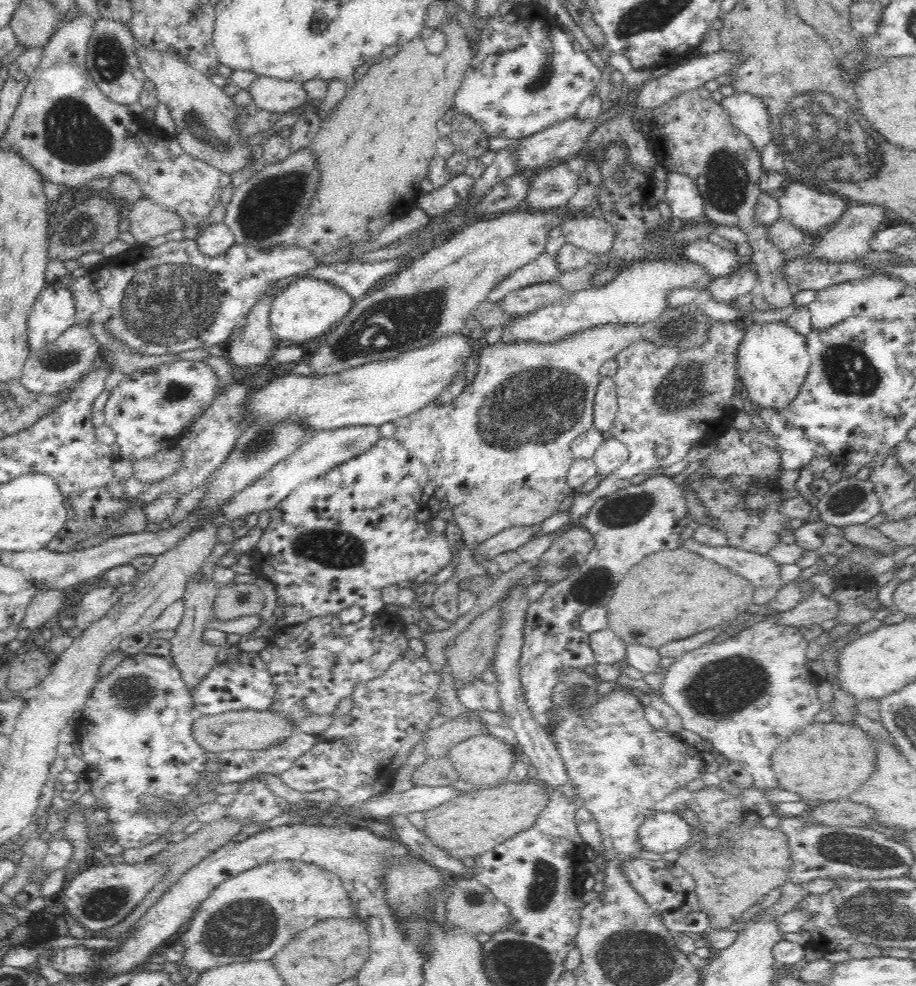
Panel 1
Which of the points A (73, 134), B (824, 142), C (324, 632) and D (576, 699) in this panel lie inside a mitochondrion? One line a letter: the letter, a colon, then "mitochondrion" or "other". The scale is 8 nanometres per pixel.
A: mitochondrion
B: mitochondrion
C: other
D: mitochondrion

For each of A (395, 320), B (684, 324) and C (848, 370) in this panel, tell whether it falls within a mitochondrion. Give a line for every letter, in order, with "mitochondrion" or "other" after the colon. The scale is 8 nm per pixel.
A: mitochondrion
B: mitochondrion
C: mitochondrion

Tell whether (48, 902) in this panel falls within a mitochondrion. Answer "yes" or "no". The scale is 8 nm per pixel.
no

